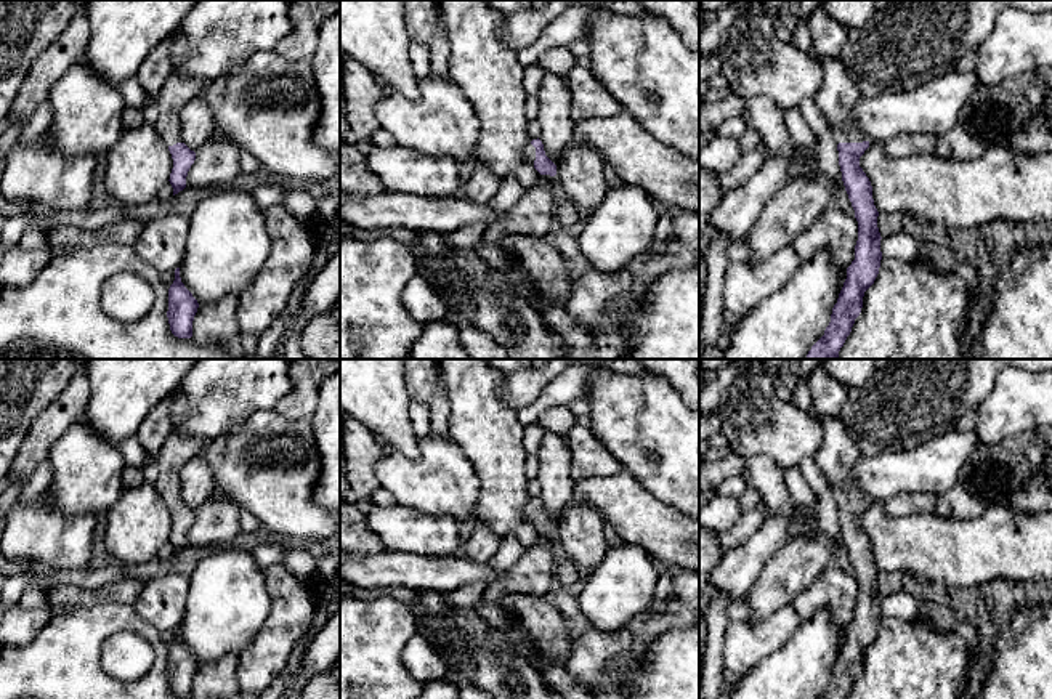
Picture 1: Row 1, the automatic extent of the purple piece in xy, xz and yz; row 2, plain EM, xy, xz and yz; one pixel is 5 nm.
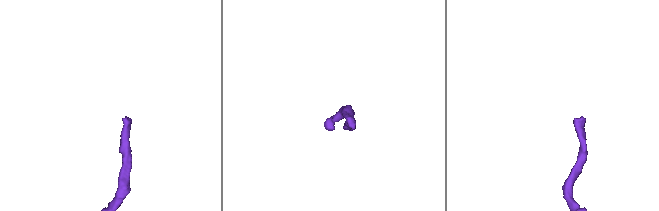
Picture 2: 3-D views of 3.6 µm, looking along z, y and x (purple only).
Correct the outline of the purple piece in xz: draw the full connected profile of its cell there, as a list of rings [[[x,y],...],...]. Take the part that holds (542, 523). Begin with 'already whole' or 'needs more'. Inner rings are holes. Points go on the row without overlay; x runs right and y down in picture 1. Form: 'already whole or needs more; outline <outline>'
needs more; outline [[[529,497],[524,505],[524,519],[540,534],[556,534],[556,524],[545,515],[544,503],[539,497]]]

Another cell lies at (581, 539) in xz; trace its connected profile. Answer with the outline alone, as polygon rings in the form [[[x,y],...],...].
[[[573,499],[556,524],[558,555],[577,568],[581,582],[600,564],[611,548],[605,519],[589,503]]]

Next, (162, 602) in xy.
[[[168,572],[146,580],[136,598],[136,612],[160,633],[180,627],[189,590],[189,577]]]

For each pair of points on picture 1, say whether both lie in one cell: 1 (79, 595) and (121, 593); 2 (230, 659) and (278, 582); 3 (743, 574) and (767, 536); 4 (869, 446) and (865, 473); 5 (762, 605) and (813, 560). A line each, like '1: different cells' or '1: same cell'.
1: same cell
2: different cells
3: same cell
4: different cells
5: same cell

